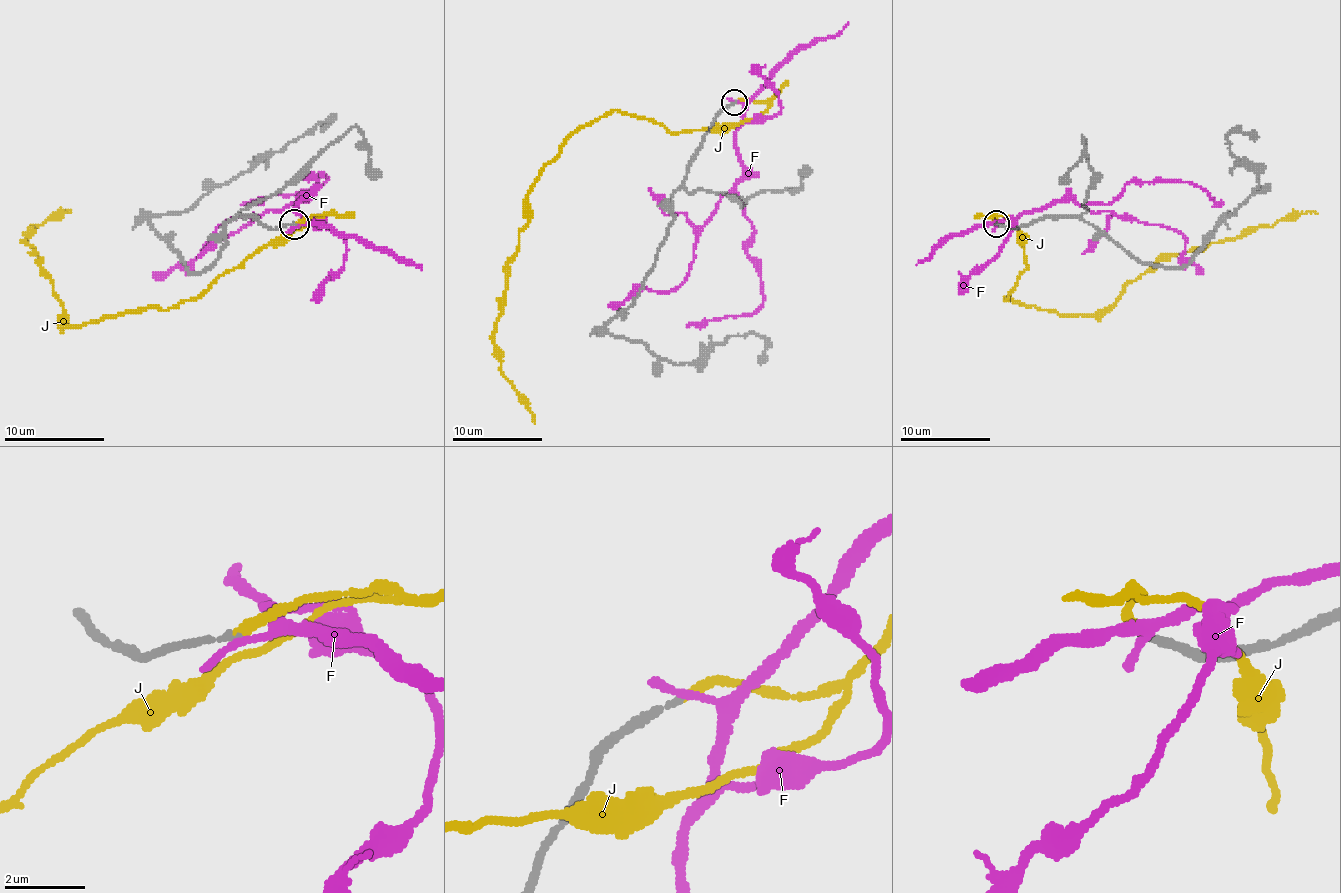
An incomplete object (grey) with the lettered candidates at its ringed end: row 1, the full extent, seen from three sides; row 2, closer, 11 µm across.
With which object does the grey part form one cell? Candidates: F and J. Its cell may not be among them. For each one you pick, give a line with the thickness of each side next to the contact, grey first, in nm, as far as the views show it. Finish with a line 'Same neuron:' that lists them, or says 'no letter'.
J: 160 nm thick on the grey side, 220 nm on the other
Same neuron: J

